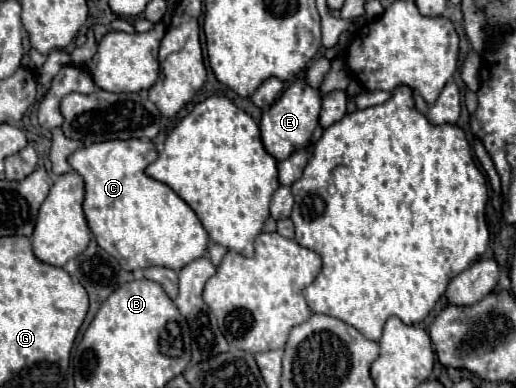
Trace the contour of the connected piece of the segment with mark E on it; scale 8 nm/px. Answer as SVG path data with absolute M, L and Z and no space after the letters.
M305 79L295 81L291 87L287 87L287 91L283 91L283 95L267 111L263 111L259 129L261 129L261 141L265 151L275 161L283 161L291 157L291 153L303 149L309 143L315 127L319 125L319 111L321 111L319 91L309 87Z

